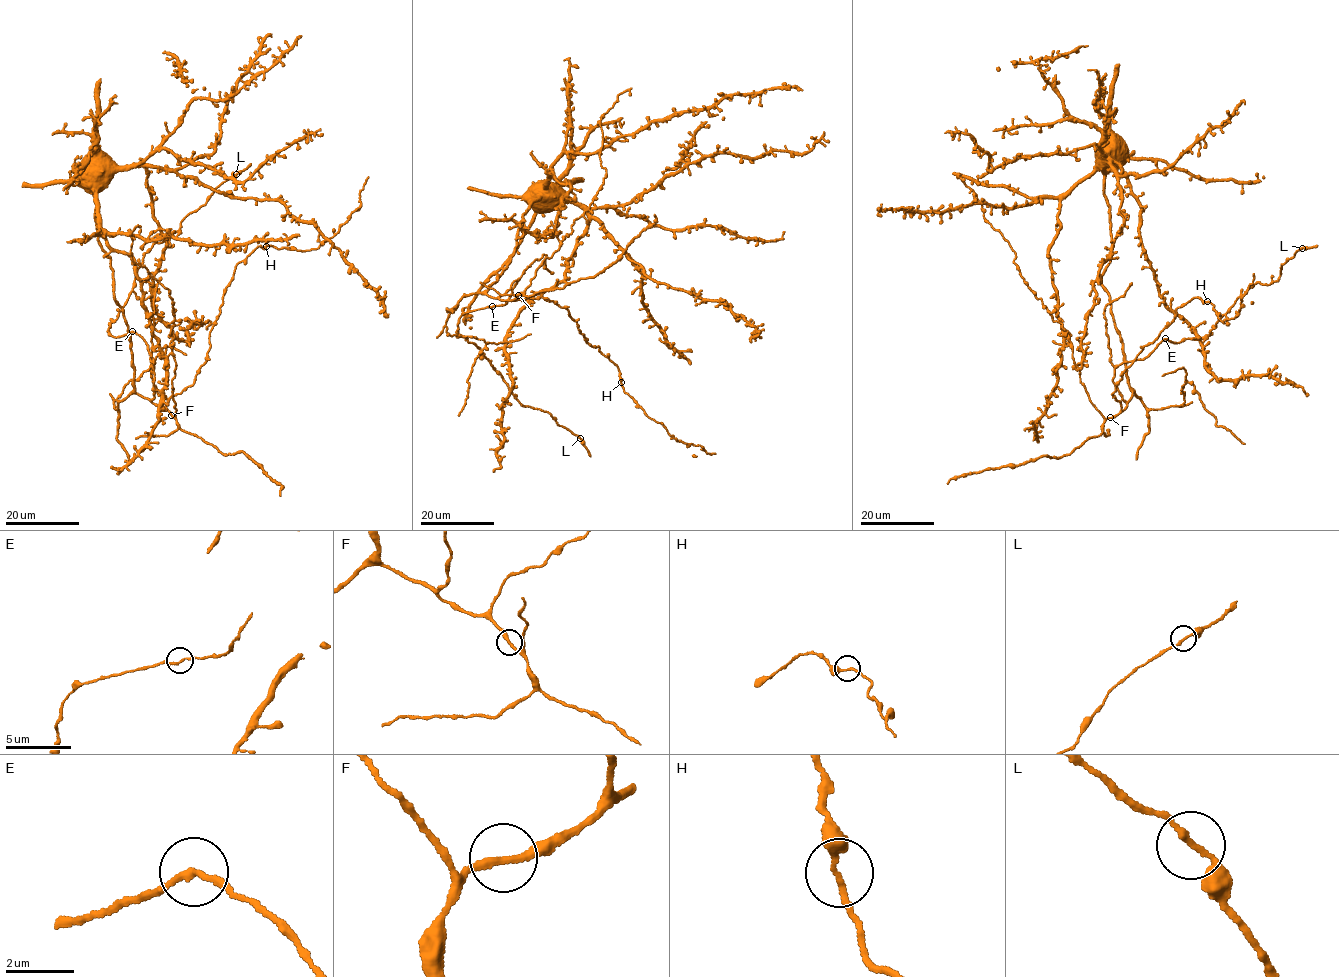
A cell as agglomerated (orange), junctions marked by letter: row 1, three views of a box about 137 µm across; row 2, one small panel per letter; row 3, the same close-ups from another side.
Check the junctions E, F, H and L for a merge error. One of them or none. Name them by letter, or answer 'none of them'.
none of them

